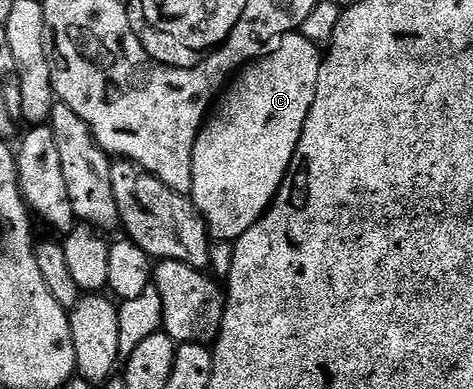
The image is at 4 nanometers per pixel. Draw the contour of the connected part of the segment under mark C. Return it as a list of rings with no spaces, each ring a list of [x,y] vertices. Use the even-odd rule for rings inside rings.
[[[300,32],[285,34],[283,38],[275,43],[274,48],[269,49],[263,57],[243,67],[231,79],[230,88],[225,89],[219,95],[218,101],[211,107],[210,113],[205,117],[204,125],[200,127],[200,131],[196,137],[196,143],[194,144],[194,152],[192,153],[192,193],[190,195],[190,201],[196,213],[204,219],[204,225],[207,229],[209,239],[216,241],[217,238],[220,242],[228,242],[227,244],[235,243],[237,238],[242,237],[267,212],[269,206],[272,205],[273,198],[276,197],[276,193],[280,191],[280,186],[284,182],[284,177],[288,171],[288,165],[291,164],[292,157],[296,151],[300,133],[306,124],[306,116],[316,99],[318,72],[320,71],[320,63],[322,61],[321,47],[319,50],[310,39],[303,38],[302,35],[303,33]]]

